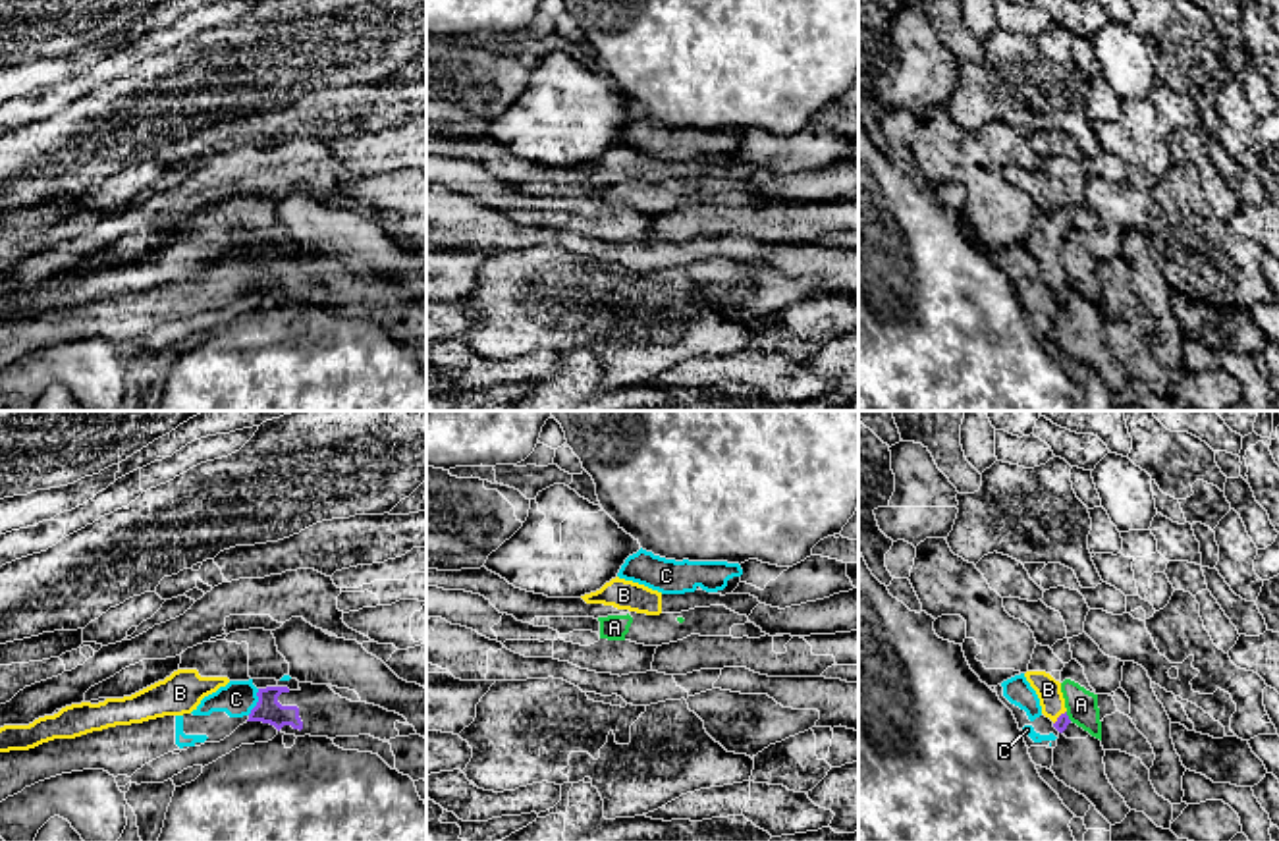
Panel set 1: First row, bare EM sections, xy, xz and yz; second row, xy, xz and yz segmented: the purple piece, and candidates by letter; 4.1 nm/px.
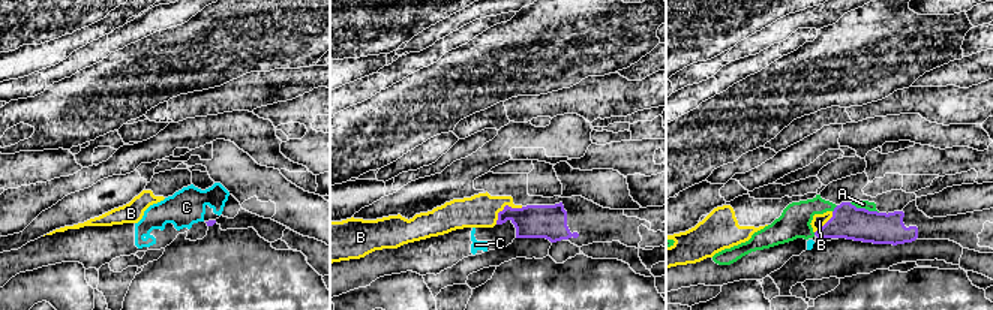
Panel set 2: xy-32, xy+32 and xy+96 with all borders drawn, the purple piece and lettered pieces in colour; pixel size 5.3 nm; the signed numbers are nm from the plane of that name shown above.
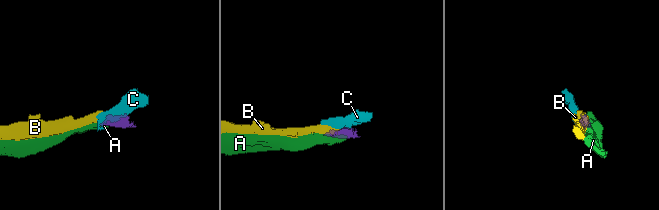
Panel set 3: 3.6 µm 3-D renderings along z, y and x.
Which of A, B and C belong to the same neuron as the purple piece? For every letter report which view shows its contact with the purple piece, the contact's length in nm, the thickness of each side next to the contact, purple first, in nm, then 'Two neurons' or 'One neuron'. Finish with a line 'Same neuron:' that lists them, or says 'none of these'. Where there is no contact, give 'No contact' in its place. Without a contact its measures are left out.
A: Touches purple in yz. Shared border 50 nm. Thickness 50 nm (purple) against 130 nm. Two neurons
B: Touches purple in yz. Shared border 80 nm. Thickness 50 nm (purple) against 100 nm. One neuron
C: Touches purple in xy. Shared border 120 nm. Thickness 110 nm (purple) against 150 nm. Two neurons
Same neuron: B

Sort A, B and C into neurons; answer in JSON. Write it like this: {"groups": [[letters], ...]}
{"groups": [["A"], ["B"], ["C"]]}

